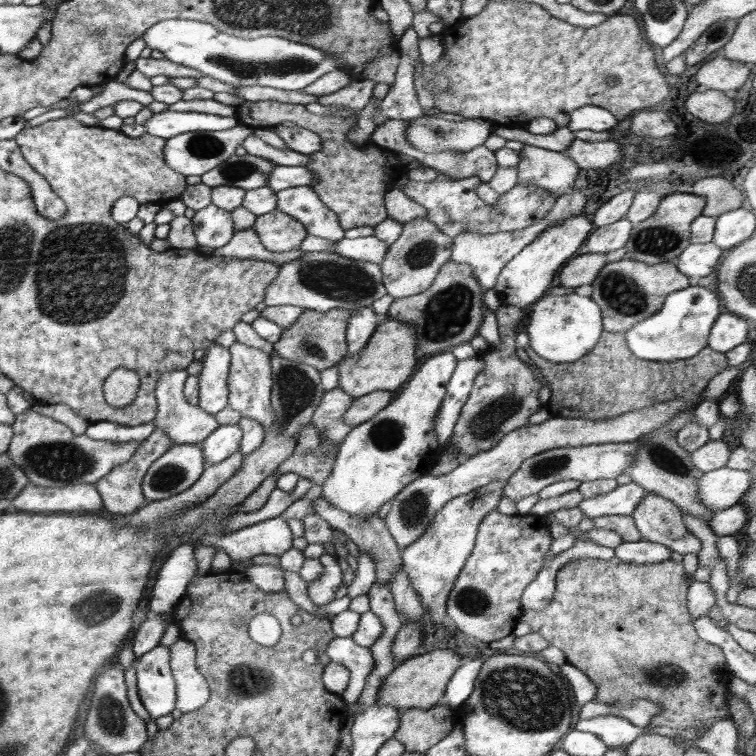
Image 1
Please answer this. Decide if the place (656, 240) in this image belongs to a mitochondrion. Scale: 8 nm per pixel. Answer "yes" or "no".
yes

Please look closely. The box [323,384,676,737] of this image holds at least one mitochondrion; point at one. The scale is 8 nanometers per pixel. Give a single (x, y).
(482, 426)

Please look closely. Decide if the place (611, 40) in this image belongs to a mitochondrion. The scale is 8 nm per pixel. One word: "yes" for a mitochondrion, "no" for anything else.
no

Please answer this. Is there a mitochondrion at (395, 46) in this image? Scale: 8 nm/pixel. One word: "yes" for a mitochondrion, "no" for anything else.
no

